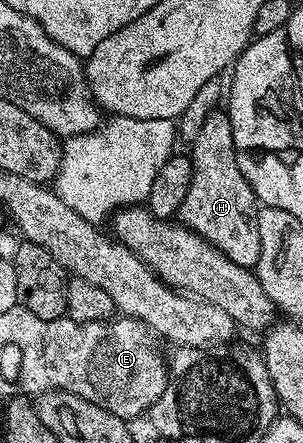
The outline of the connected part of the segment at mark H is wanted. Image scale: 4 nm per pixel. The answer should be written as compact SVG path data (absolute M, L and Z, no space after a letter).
M217 110L206 118L206 126L198 138L190 141L192 181L178 213L179 223L196 232L210 246L214 246L230 262L252 270L262 254L262 242L258 238L256 213L258 201L250 182L242 174L236 157L234 134L227 111Z

